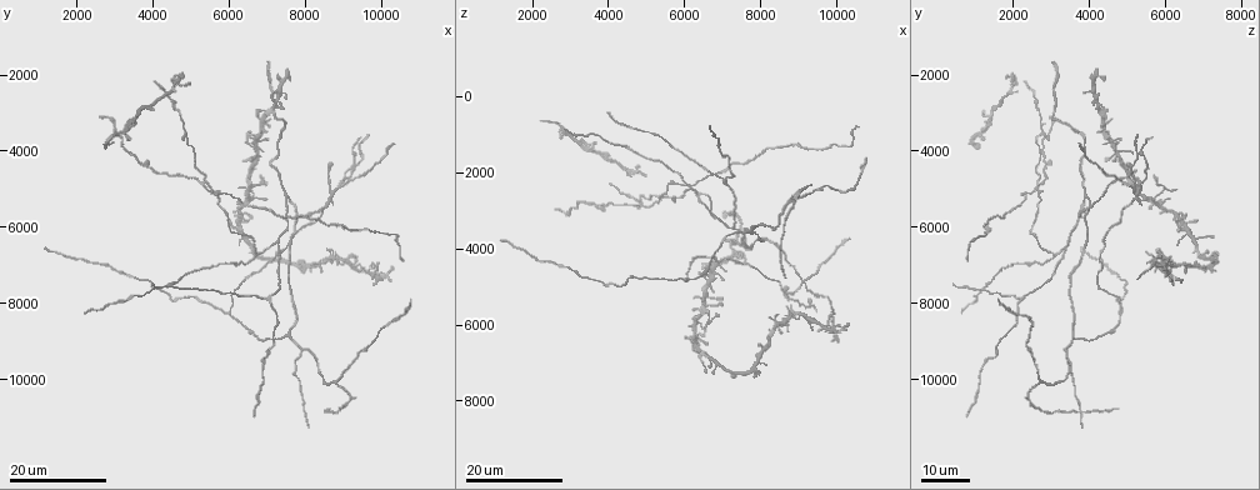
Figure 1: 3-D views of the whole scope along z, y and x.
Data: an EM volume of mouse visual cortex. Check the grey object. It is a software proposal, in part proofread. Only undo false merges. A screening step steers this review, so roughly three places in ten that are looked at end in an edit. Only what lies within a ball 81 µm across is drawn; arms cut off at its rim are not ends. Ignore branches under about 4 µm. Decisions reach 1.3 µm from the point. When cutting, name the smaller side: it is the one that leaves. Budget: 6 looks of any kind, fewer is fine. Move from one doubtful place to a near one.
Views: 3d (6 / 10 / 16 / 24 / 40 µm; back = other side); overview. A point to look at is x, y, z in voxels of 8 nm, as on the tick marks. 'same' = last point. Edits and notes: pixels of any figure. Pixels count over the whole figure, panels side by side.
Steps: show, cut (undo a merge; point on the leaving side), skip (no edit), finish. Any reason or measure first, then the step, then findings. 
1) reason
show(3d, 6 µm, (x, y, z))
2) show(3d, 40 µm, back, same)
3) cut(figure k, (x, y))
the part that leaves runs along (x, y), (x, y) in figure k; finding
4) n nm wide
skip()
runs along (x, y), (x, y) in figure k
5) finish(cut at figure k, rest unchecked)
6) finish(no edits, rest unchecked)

looks like a crossing
show(3d, 16 µm, (5550, 5000, 2700))

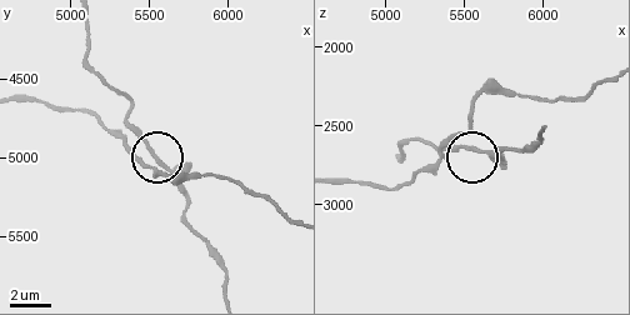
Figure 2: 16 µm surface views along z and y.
show(3d, 10 µm, (5500, 4960, 2640))

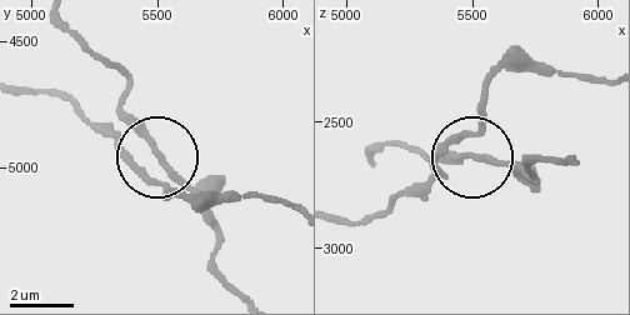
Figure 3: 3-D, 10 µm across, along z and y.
4 arms
skip()
runs along (561, 161), (531, 161), (529, 178), (461, 153), (440, 169) in figure 3; all the same cell

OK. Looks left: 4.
a fork
show(3d, 24 µm, (6700, 6800, 3100))

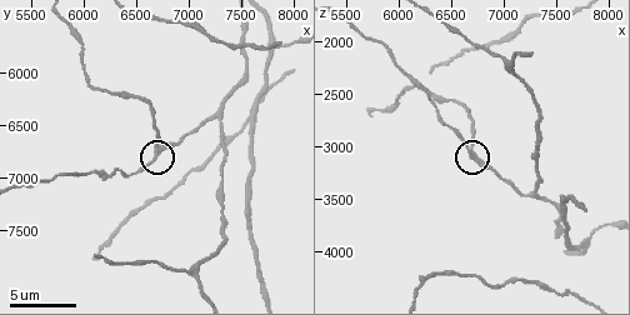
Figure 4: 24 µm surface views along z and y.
show(3d, 6 µm, (6700, 6740, 3080))

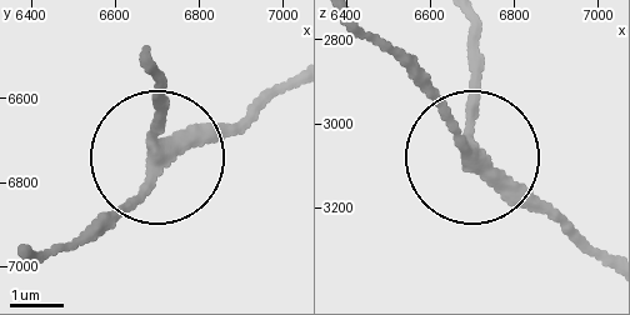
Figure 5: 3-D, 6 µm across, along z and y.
3 arms
skip()
runs along (600, 256), (506, 194), (416, 78) in figure 5; one cell here

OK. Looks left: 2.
show(3d, 16 µm, (6000, 8200, 4750))

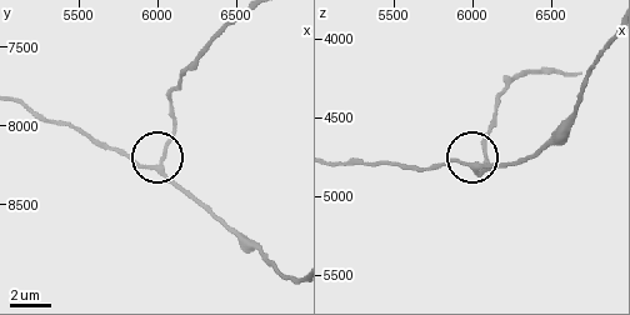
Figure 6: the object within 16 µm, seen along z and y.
closer look
show(3d, 10 µm, (6000, 8260, 4820))

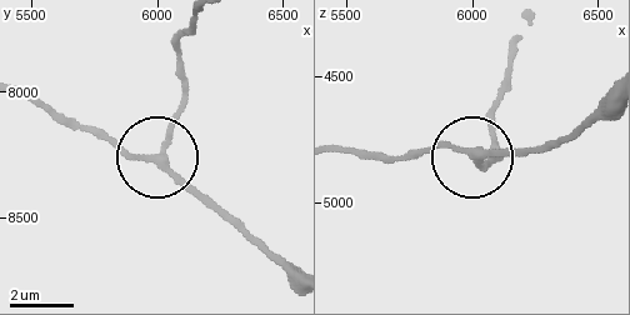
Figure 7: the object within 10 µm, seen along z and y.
3 arms
skip()
runs along (605, 95), (540, 149), (475, 160), (500, 160) in figure 7; one cell here

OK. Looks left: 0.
finish(no edits, rest unchecked)

